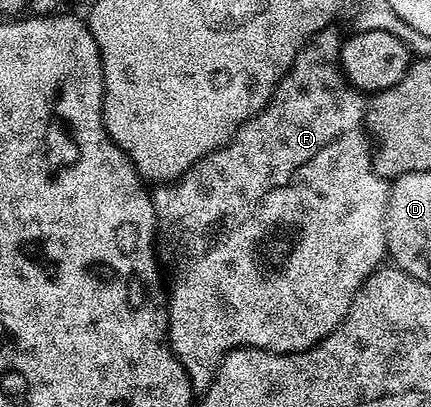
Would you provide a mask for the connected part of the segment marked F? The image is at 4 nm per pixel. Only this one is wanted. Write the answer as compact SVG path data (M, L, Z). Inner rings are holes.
M335 28L323 29L321 33L316 33L298 51L294 63L286 71L286 75L276 85L276 90L272 93L272 98L266 103L266 107L258 115L254 115L250 120L240 127L237 133L226 142L220 149L216 149L210 155L200 157L194 164L186 170L178 181L171 183L160 183L151 190L152 206L156 216L156 240L154 242L154 252L158 258L158 265L166 274L166 304L168 306L168 343L172 347L172 353L182 363L186 375L190 379L193 390L203 391L208 388L208 384L214 379L216 366L220 364L225 353L230 349L265 349L267 353L301 353L304 349L309 349L312 345L317 345L323 337L330 335L340 326L341 319L347 315L352 300L356 298L356 293L360 286L369 275L375 273L377 269L385 264L388 244L386 243L386 215L388 214L388 191L389 182L375 173L372 166L373 146L370 144L369 134L365 130L365 106L366 97L361 90L356 89L346 78L344 72L340 70L340 46L342 37L335 33Z

